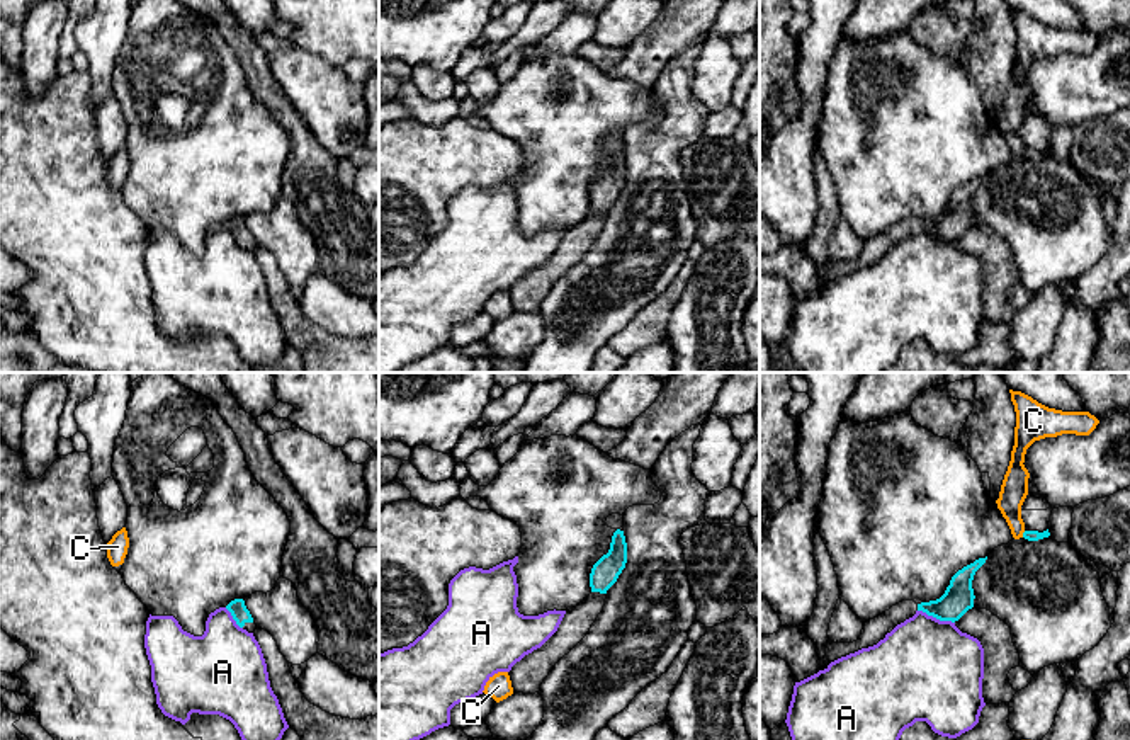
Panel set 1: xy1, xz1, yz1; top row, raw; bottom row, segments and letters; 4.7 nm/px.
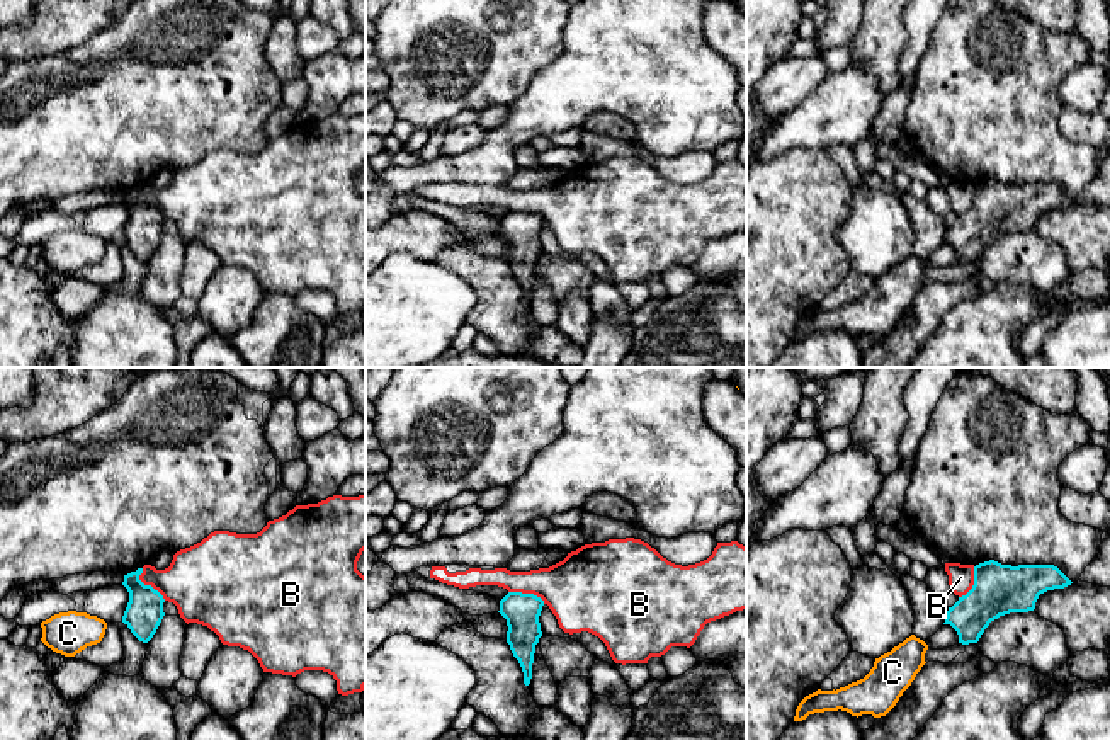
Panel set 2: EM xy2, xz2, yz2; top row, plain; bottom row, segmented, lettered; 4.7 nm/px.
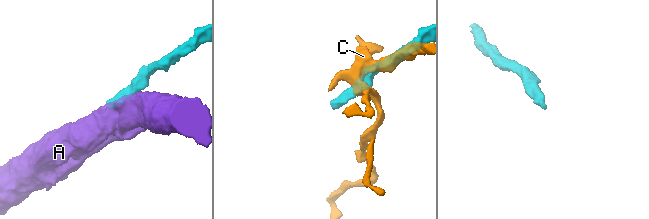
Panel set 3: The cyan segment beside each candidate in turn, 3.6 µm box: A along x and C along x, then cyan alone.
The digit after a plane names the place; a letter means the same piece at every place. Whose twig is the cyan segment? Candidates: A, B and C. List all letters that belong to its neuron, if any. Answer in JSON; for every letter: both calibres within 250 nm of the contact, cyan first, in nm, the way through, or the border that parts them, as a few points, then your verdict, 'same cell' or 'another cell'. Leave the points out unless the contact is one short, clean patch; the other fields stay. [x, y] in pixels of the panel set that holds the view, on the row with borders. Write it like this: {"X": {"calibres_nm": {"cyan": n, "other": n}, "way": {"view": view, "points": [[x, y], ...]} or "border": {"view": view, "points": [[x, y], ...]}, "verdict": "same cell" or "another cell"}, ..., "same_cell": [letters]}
{"A": {"calibres_nm": {"cyan": 140, "other": 480}, "border": {"view": "yz1", "points": [[918, 609], [954, 623]]}, "verdict": "another cell"}, "B": {"calibres_nm": {"cyan": 180, "other": 340}, "border": {"view": "xy2", "points": [[141, 569], [140, 579], [165, 599]]}, "verdict": "another cell"}, "C": {"calibres_nm": {"cyan": 50, "other": 130}, "verdict": "another cell"}, "same_cell": []}

